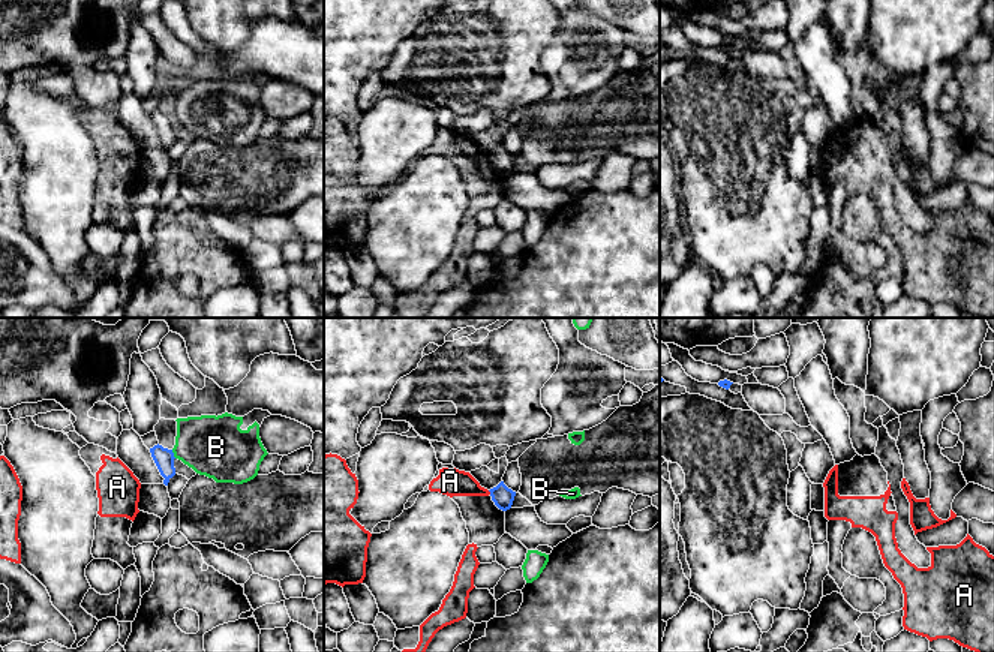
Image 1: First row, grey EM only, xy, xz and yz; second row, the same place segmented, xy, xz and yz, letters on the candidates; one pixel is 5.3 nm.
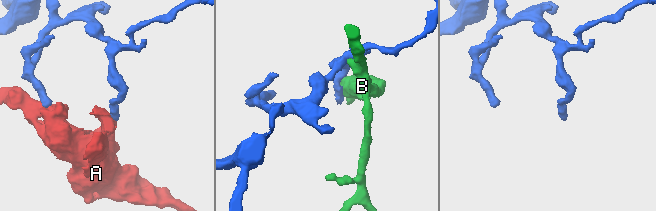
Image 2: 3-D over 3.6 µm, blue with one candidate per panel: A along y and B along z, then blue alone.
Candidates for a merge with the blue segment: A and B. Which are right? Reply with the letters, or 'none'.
none

